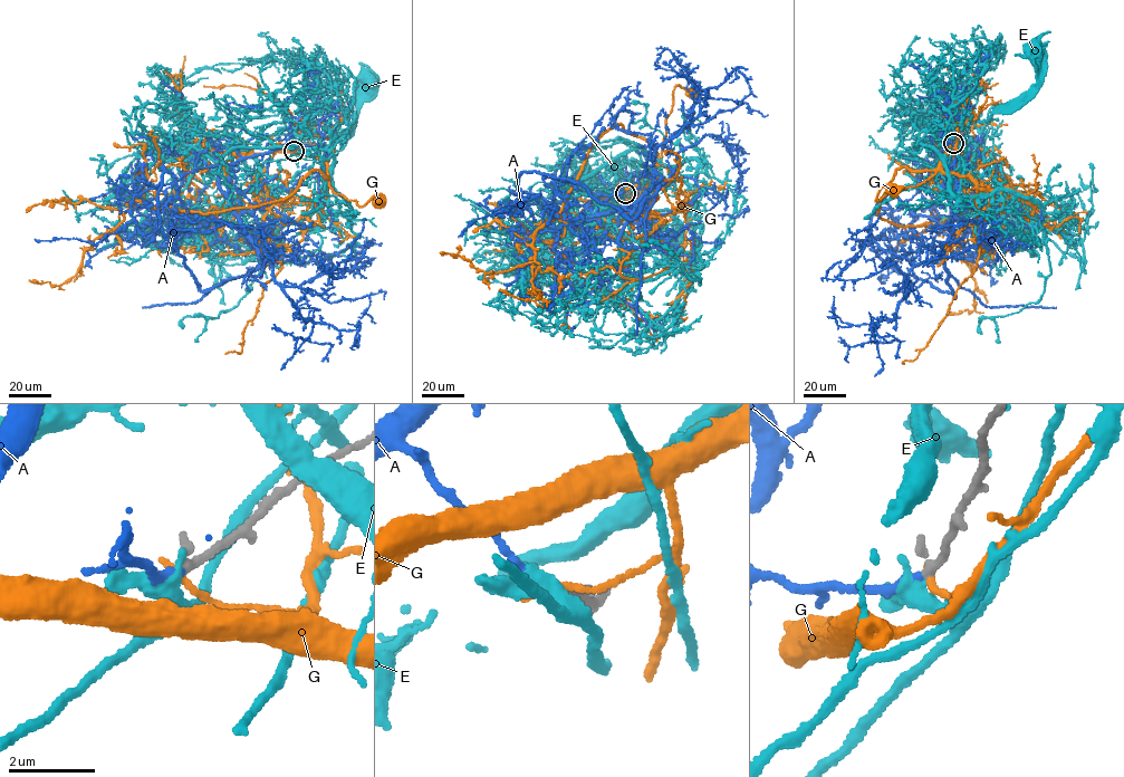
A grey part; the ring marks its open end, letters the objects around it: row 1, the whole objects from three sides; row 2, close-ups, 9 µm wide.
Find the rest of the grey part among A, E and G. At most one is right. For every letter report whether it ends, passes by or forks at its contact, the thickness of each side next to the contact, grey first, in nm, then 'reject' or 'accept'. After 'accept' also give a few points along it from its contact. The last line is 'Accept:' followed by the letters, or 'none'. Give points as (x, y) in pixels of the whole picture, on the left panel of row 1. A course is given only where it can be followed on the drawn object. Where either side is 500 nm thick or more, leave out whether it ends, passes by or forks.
A: it ends; calibres 240 and 170 nm; accept; course (295, 151), (233, 166), (228, 199), (245, 233), (184, 213), (164, 171), (101, 241), (35, 239)
E: it passes by; calibres 240 and 420 nm; reject
G: it ends; calibres 240 and 160 nm; reject
Accept: A

